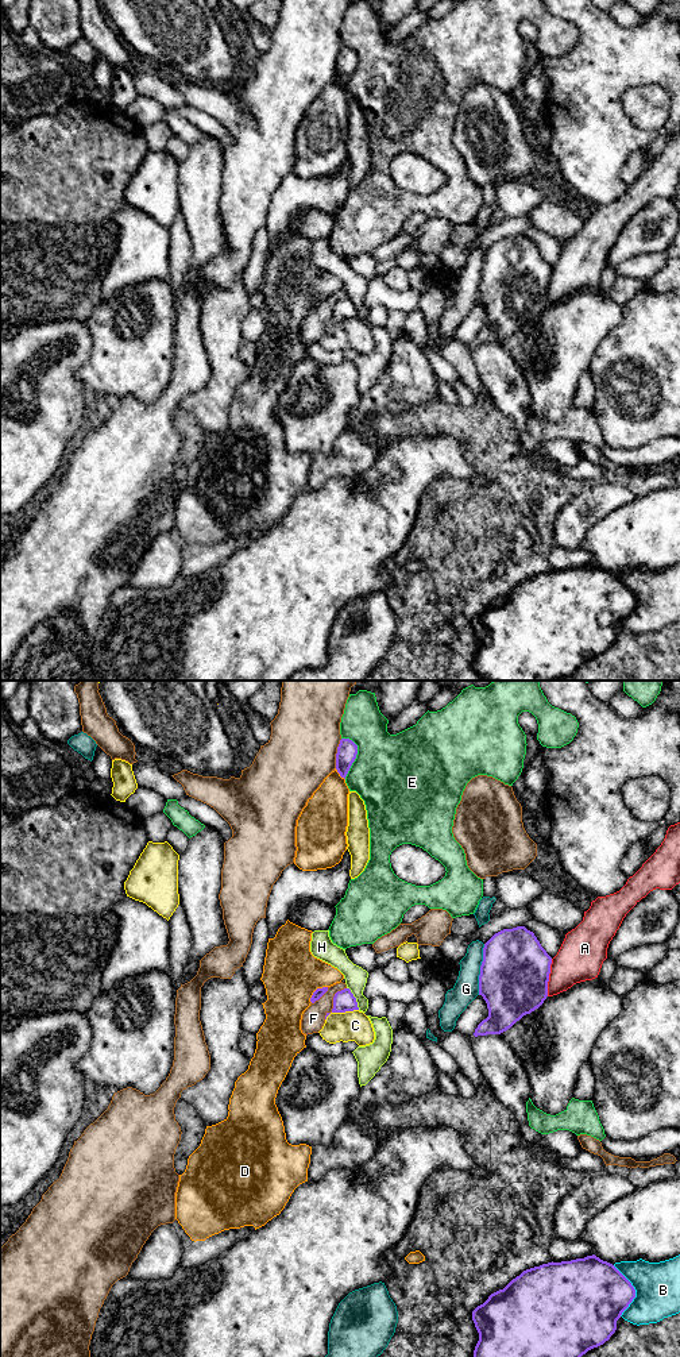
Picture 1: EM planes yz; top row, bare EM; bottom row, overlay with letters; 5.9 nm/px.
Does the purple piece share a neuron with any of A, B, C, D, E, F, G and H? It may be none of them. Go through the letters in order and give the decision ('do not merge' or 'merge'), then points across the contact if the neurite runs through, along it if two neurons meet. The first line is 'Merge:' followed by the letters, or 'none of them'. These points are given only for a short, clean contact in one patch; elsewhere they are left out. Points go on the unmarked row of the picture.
Merge: none of them
A: do not merge
B: do not merge
C: do not merge
D: do not merge
E: do not merge
F: do not merge
G: do not merge
H: do not merge

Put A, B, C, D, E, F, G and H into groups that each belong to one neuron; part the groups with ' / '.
A / B / C / D / E / F / G / H

